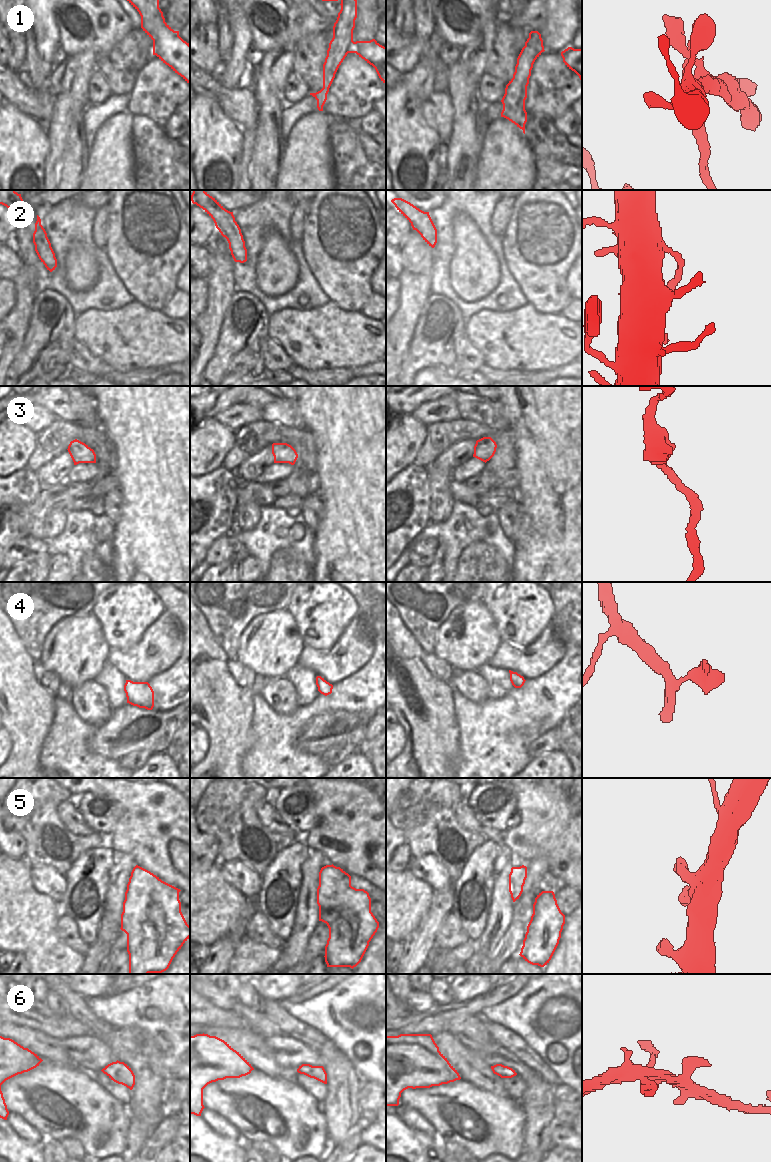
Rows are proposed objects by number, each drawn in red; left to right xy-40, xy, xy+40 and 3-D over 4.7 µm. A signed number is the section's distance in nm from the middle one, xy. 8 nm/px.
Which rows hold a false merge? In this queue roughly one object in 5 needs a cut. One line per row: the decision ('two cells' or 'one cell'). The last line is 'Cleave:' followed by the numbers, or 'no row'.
1: two cells
2: one cell
3: one cell
4: one cell
5: one cell
6: one cell
Cleave: 1

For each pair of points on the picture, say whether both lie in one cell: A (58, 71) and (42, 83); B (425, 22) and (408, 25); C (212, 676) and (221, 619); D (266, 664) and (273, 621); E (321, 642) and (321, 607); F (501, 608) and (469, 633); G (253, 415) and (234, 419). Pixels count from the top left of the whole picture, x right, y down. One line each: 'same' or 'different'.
A: different
B: different
C: different
D: same
E: same
F: different
G: same

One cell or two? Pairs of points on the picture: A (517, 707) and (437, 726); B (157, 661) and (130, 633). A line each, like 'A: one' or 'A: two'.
A: two
B: two

